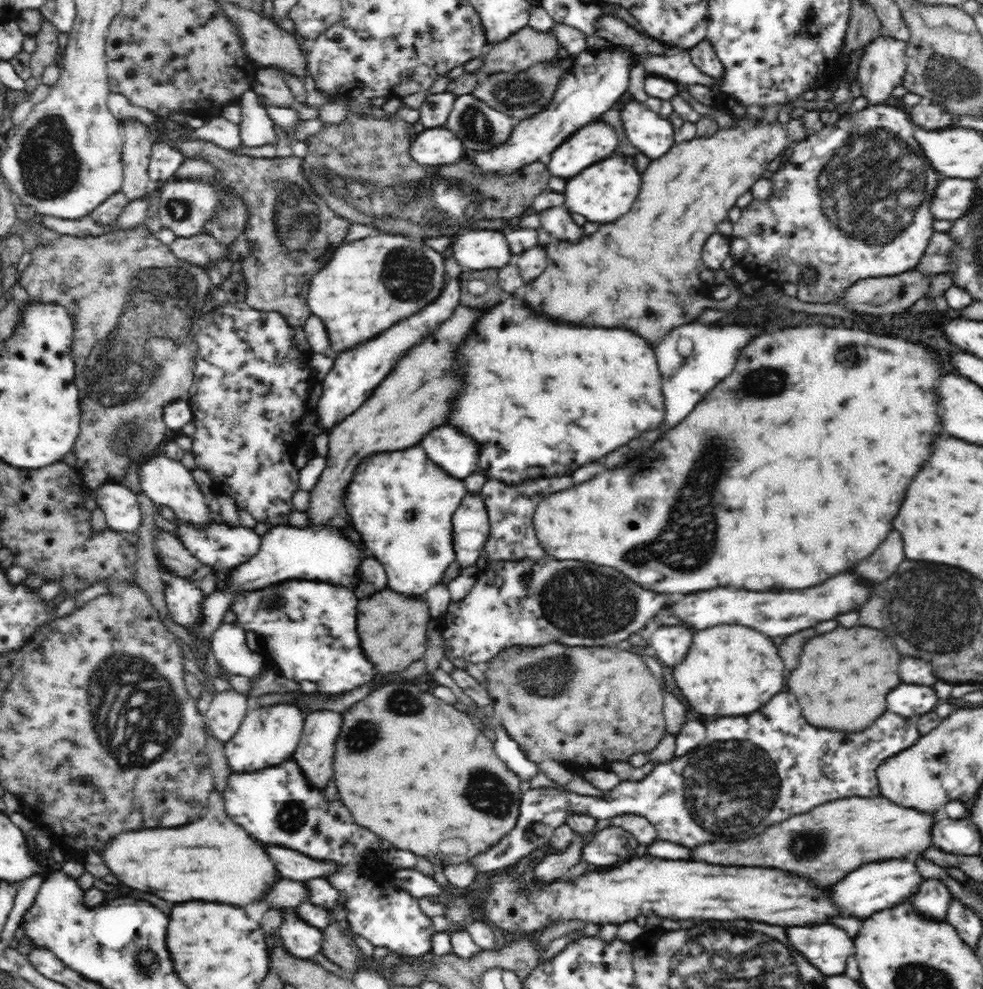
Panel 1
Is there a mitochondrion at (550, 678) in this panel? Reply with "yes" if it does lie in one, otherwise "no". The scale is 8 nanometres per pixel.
yes

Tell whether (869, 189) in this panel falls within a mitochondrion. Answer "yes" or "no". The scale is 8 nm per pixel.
yes

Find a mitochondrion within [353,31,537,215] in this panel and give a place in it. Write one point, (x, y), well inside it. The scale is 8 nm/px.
(474, 125)

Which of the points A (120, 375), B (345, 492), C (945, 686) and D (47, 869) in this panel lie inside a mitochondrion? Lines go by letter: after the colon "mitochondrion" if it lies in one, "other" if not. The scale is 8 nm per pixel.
A: mitochondrion
B: other
C: other
D: other

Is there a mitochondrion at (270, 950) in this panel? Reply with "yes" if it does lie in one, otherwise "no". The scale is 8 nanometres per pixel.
no

